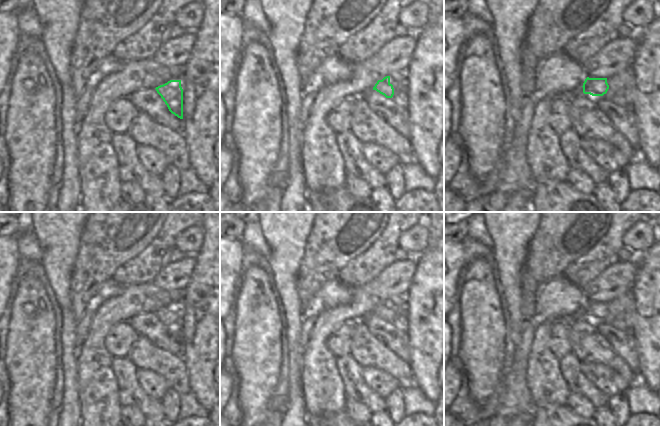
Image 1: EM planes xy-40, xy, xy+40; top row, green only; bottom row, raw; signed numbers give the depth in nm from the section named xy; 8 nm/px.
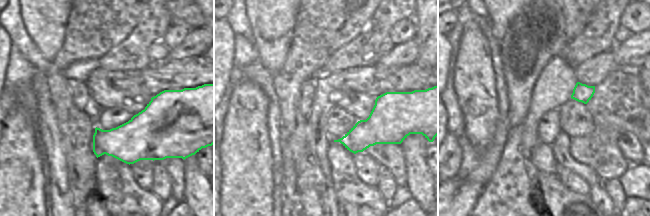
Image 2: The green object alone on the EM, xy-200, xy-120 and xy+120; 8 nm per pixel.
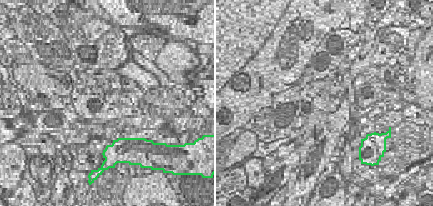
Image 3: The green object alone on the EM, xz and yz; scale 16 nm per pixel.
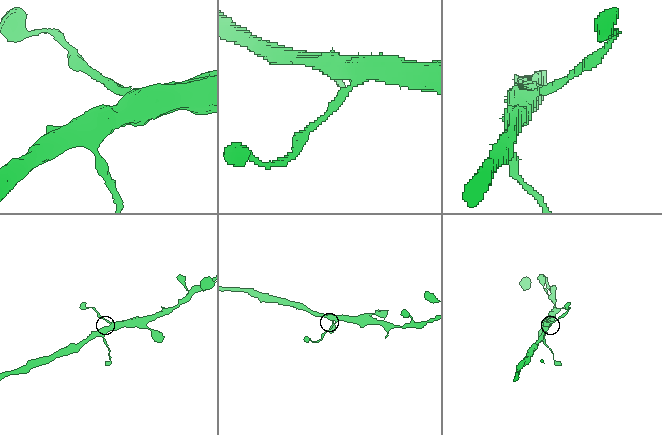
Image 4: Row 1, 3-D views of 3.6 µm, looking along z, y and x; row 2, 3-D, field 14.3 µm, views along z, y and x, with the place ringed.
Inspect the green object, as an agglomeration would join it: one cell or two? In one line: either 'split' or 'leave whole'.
split

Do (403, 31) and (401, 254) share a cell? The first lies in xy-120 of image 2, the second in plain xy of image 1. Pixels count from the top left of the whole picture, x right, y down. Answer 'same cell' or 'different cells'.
different cells

